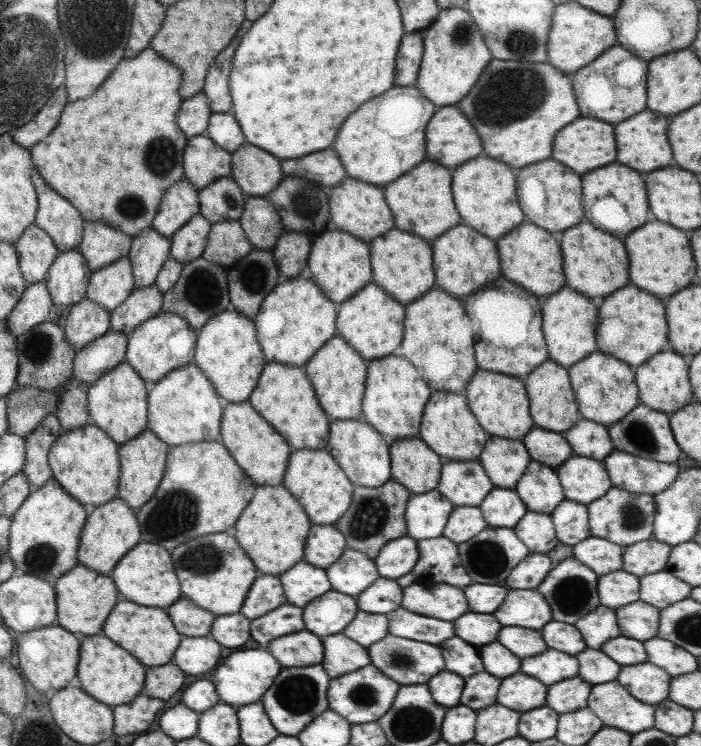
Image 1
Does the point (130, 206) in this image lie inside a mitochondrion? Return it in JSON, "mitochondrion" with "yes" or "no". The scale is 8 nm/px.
{"mitochondrion":"yes"}

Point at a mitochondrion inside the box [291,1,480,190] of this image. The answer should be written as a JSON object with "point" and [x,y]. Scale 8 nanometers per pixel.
{"point":[461,35]}

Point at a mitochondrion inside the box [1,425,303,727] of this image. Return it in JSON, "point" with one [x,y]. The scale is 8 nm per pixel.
{"point":[183,508]}

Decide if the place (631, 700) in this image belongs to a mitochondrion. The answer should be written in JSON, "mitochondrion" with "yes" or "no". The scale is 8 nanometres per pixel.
{"mitochondrion":"no"}

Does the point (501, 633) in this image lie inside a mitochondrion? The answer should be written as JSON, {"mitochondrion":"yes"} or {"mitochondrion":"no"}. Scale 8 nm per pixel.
{"mitochondrion":"no"}

